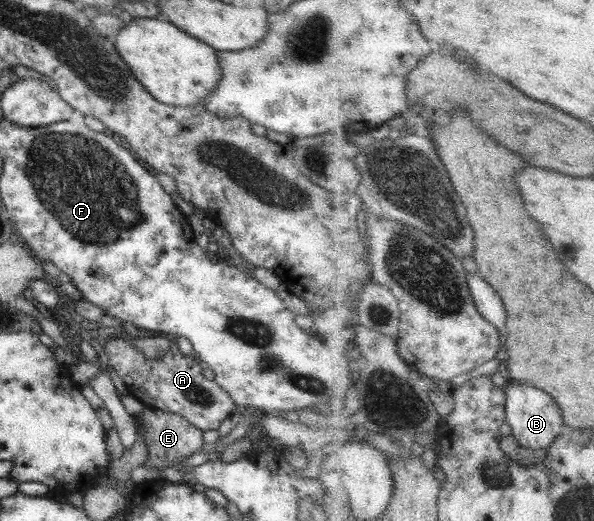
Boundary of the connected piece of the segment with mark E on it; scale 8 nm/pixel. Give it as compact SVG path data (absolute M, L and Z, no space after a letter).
M144 407L138 416L140 417L140 425L145 429L143 438L148 452L147 460L141 466L146 465L146 467L152 466L157 468L170 465L190 457L190 455L201 449L201 445L203 444L202 432L193 425L190 425L181 415Z

